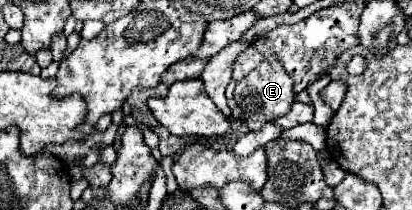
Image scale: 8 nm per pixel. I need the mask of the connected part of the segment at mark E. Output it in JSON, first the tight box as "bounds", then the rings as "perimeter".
{"bounds":[235,56,295,130],"perimeter":[[[270,56],[251,70],[235,88],[235,102],[243,110],[243,118],[249,126],[249,130],[259,130],[265,122],[271,122],[279,116],[285,116],[295,100],[293,92],[293,80],[291,76],[281,68],[281,63],[276,56]]]}

